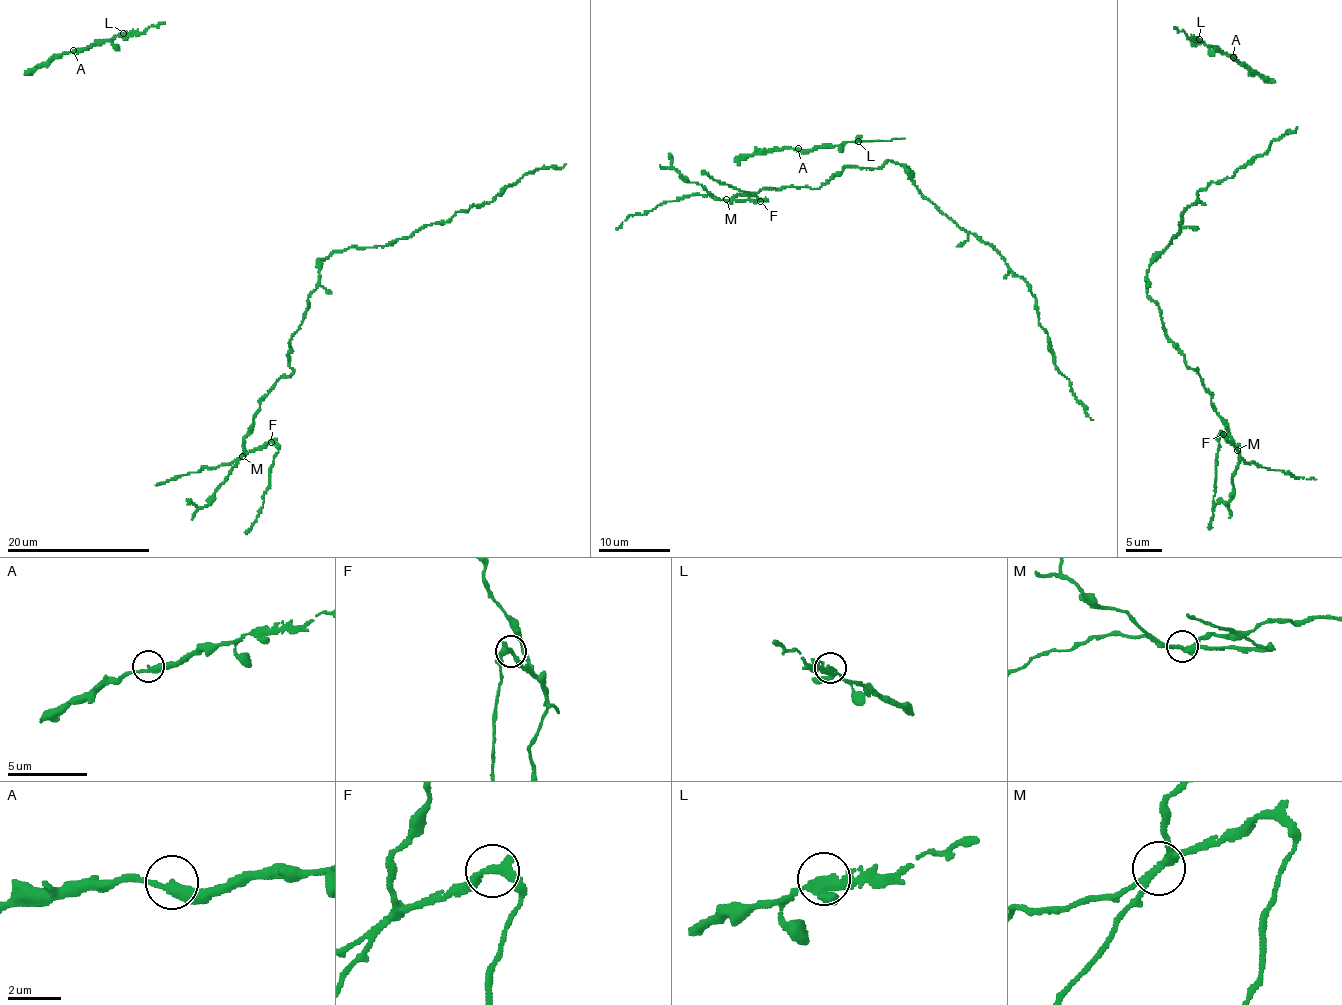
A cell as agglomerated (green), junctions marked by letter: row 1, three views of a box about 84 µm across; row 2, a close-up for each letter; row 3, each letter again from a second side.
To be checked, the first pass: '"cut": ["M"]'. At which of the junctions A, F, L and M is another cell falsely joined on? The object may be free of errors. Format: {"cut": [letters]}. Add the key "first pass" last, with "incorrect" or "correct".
{"cut": ["M"], "first pass": "correct"}

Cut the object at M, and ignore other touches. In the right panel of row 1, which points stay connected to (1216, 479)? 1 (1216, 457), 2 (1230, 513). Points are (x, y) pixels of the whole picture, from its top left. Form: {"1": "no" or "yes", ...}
{"1": "yes", "2": "no"}

